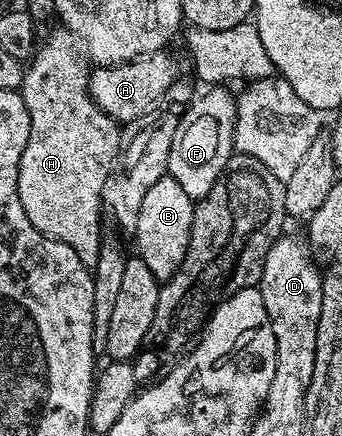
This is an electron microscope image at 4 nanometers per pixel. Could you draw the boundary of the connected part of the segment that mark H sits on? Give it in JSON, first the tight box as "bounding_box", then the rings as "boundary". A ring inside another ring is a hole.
{"bounding_box":[19,26,115,270],"boundary":[[[57,26],[57,29],[44,40],[45,37],[36,45],[19,89],[31,118],[31,134],[27,138],[23,158],[19,162],[19,202],[23,202],[27,218],[31,218],[31,222],[43,235],[71,246],[71,250],[79,254],[79,262],[93,270],[103,241],[101,184],[99,179],[97,180],[97,136],[111,135],[113,128],[115,129],[115,122],[103,110],[99,110],[99,106],[91,98],[91,68],[73,33],[64,26]]]}

